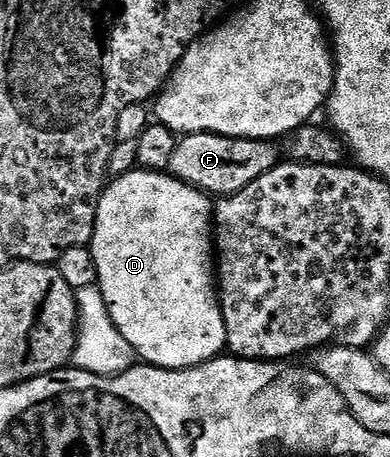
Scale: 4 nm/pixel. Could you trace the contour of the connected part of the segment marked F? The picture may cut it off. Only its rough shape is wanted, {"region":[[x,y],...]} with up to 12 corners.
{"region":[[182,136],[170,174],[232,195],[281,162],[266,139]]}

